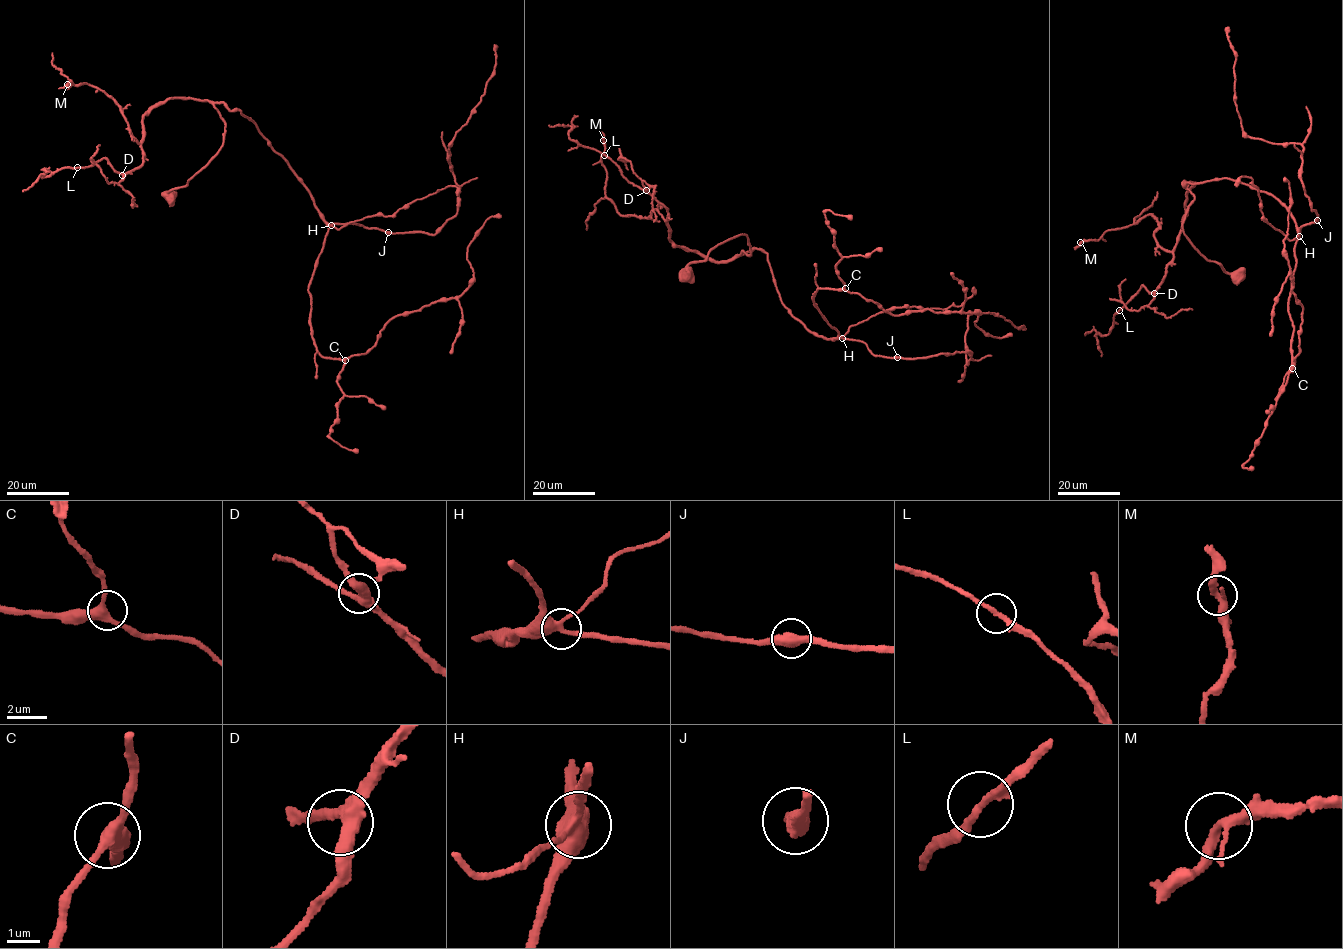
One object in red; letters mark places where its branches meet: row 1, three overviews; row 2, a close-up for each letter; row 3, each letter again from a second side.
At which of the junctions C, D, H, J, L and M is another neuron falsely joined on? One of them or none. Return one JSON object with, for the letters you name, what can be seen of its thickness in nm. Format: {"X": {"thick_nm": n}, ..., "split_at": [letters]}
{"split_at": []}

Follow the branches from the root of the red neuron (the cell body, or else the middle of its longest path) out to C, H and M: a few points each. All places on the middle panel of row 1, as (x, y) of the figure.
C: (687, 274), (745, 235), (740, 254), (767, 253), (784, 306), (826, 339), (838, 332), (813, 293), (845, 288)
H: (687, 274), (689, 263), (745, 235), (751, 254), (740, 254), (767, 253), (791, 315), (823, 338), (842, 338)
M: (687, 274), (747, 236), (750, 255), (711, 261), (675, 244), (656, 210), (622, 215), (605, 195), (603, 139)

